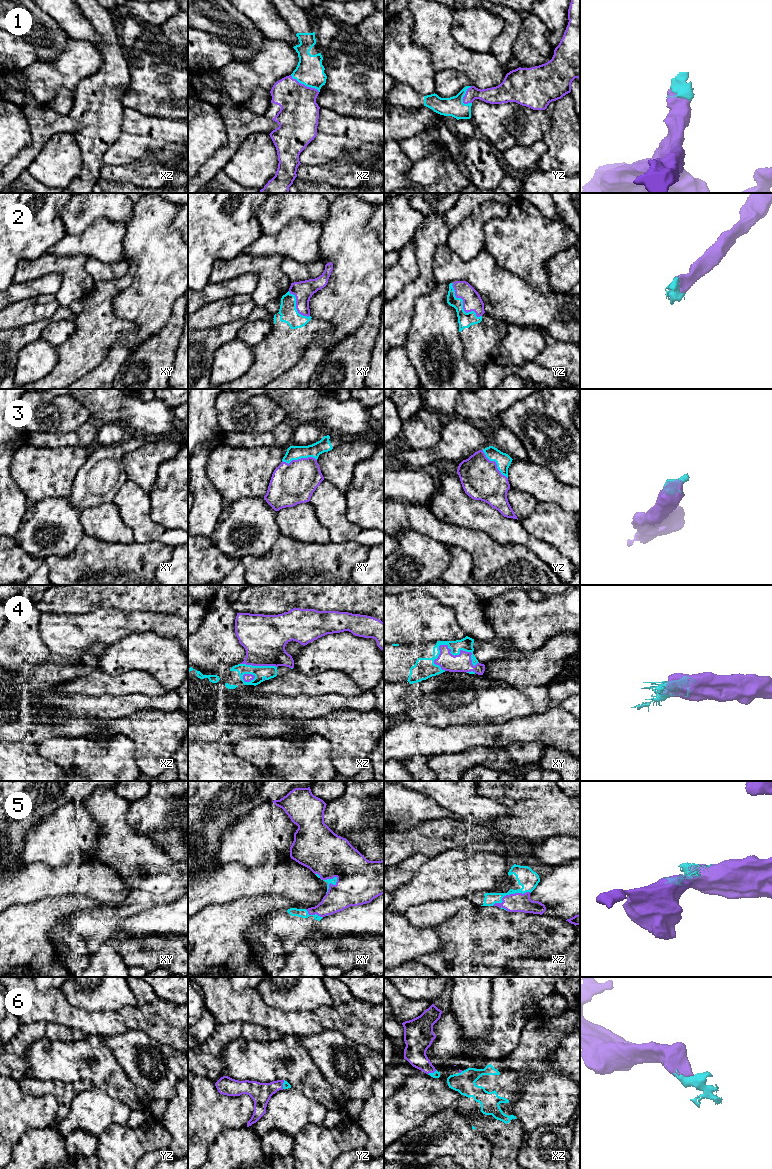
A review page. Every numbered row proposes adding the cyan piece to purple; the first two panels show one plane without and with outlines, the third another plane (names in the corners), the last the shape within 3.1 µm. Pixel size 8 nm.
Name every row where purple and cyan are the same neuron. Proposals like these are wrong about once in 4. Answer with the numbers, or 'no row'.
1, 2, 3, 4, 5, 6

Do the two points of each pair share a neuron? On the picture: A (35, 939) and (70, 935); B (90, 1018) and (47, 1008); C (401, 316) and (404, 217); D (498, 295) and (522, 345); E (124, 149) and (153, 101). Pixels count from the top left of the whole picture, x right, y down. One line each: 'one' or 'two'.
A: two
B: one
C: two
D: two
E: two

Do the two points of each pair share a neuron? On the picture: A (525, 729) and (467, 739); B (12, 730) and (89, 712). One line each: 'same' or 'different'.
A: same
B: same

